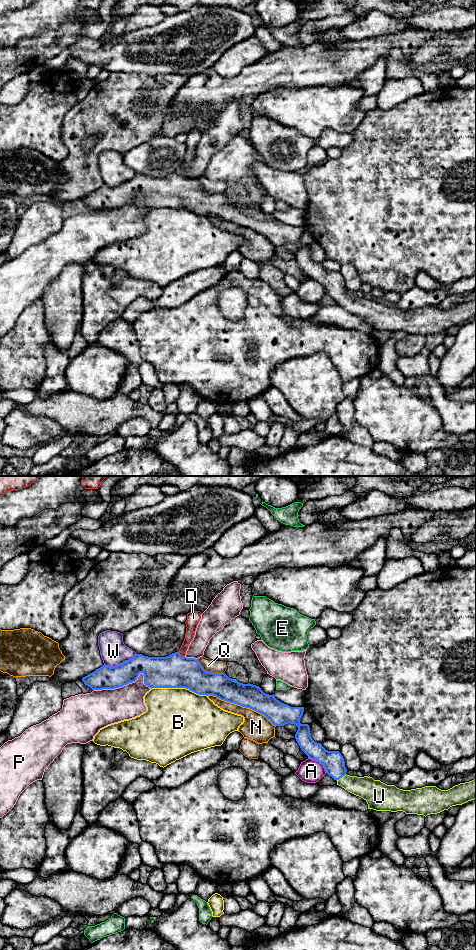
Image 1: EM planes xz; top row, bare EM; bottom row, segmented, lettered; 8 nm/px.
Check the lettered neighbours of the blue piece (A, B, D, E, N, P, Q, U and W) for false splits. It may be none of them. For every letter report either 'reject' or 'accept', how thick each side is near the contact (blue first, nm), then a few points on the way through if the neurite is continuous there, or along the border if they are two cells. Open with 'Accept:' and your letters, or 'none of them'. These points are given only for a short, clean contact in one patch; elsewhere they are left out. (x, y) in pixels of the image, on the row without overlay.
Accept: U
A: reject | 170/190 nm
B: reject | 280/500 nm
D: reject | 280/80 nm
E: reject | 190/20 nm | along xz (232, 199), (236, 201)
N: reject | 190/220 nm
P: reject | 190/280 nm
Q: reject | 260/100 nm | along xz (197, 179), (205, 190), (223, 193)
U: accept | 170/180 nm | across xz (333, 282), (341, 297), (349, 303), (365, 307)
W: reject | 190/220 nm

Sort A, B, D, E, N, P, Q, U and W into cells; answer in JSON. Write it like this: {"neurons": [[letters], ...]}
{"neurons": [["A"], ["B"], ["D"], ["E"], ["N"], ["P"], ["Q"], ["U"], ["W"]]}

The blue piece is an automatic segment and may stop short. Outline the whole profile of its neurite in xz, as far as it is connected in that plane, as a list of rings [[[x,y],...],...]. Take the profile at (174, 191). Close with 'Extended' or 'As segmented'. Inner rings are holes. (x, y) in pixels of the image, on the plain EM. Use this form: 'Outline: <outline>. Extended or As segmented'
Outline: [[[178,172],[172,173],[166,177],[148,177],[142,174],[135,174],[128,181],[115,187],[103,185],[94,192],[82,198],[85,205],[92,210],[115,209],[135,202],[142,193],[144,195],[144,204],[149,208],[186,208],[199,215],[213,215],[217,218],[250,228],[264,235],[273,245],[284,246],[285,244],[294,244],[298,247],[295,259],[301,270],[312,280],[321,283],[326,293],[337,301],[348,312],[363,318],[368,329],[376,331],[403,331],[406,334],[417,334],[427,336],[437,334],[448,330],[452,326],[462,325],[468,321],[476,319],[476,299],[460,303],[448,310],[441,310],[436,306],[425,306],[411,310],[403,310],[395,305],[387,305],[380,300],[374,300],[372,297],[350,296],[347,295],[345,281],[339,271],[328,271],[321,263],[315,262],[310,253],[308,244],[301,244],[300,239],[304,232],[304,227],[291,227],[275,218],[275,215],[264,213],[259,206],[253,204],[243,204],[229,198],[225,193],[207,192],[200,185],[198,179],[181,176]]]. Extended

